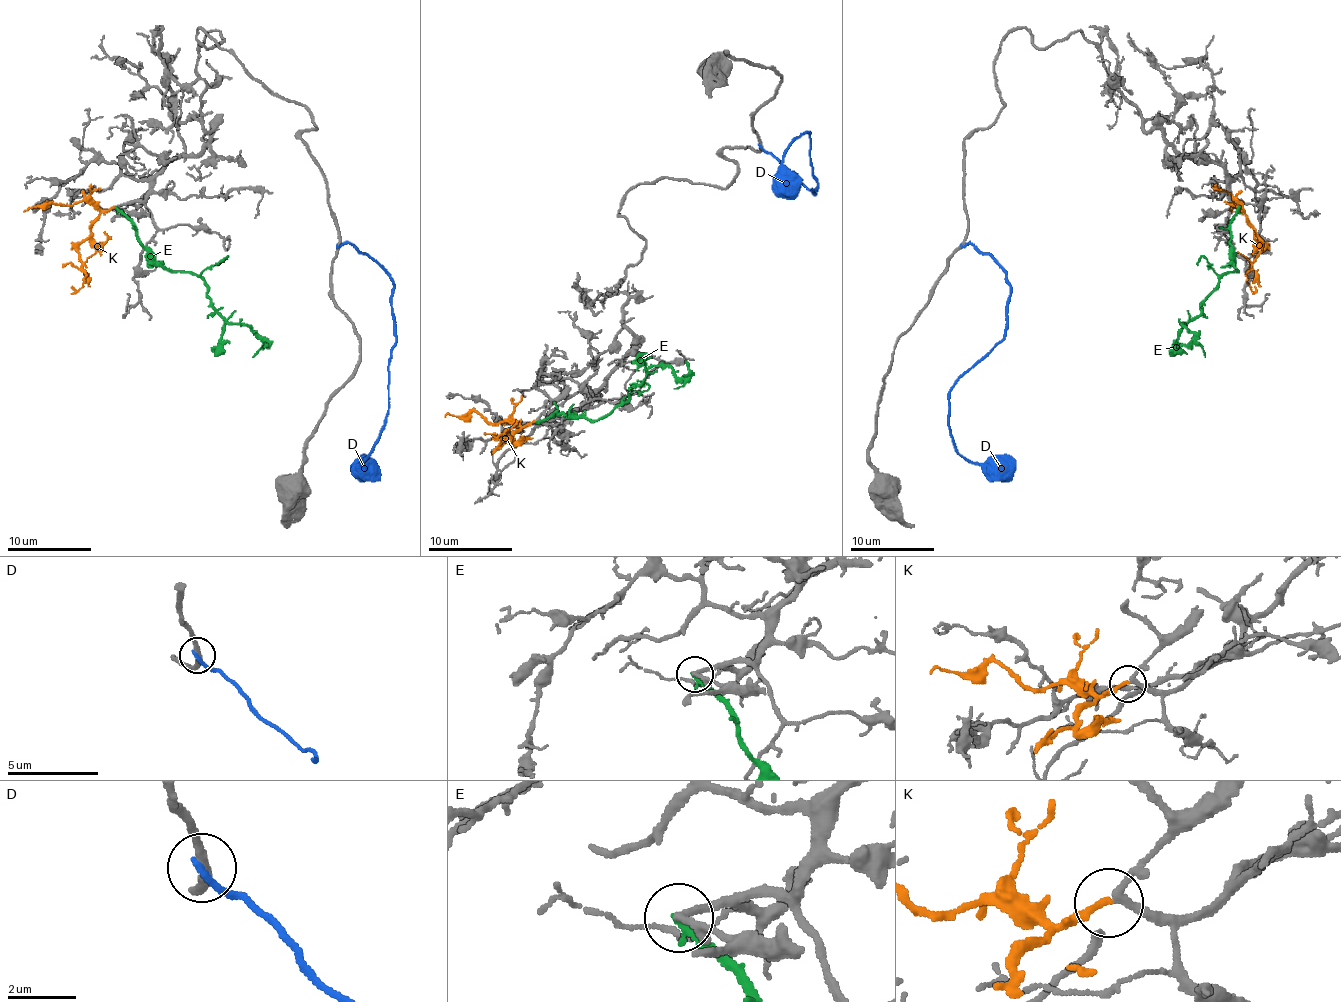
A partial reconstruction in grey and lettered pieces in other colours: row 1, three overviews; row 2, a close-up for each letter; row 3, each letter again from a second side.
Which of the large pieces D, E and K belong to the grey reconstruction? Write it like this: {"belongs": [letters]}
{"belongs": ["K"]}

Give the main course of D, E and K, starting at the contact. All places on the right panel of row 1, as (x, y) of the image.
D: (962, 245), (985, 252), (1010, 288), (1004, 338), (951, 389), (955, 450), (974, 463), (1004, 461), (1014, 471)
E: (1238, 207), (1230, 222), (1232, 264), (1236, 271), (1227, 271), (1219, 279), (1202, 311), (1183, 323), (1204, 357)
K: (1238, 207), (1263, 245), (1246, 275), (1246, 283), (1253, 292), (1255, 285)

